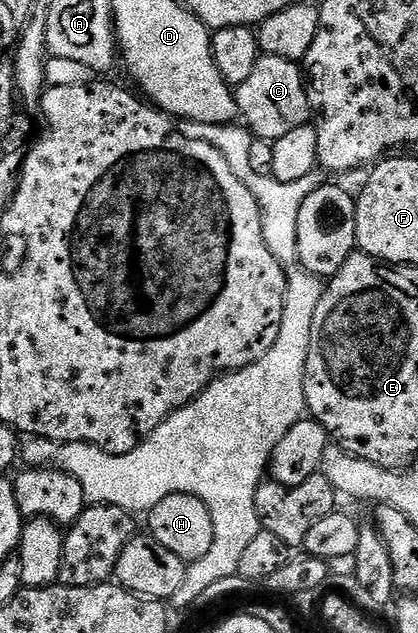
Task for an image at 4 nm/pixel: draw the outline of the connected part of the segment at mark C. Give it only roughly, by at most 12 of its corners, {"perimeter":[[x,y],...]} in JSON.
{"perimeter":[[260,56],[234,90],[242,124],[274,143],[309,121],[296,62]]}

